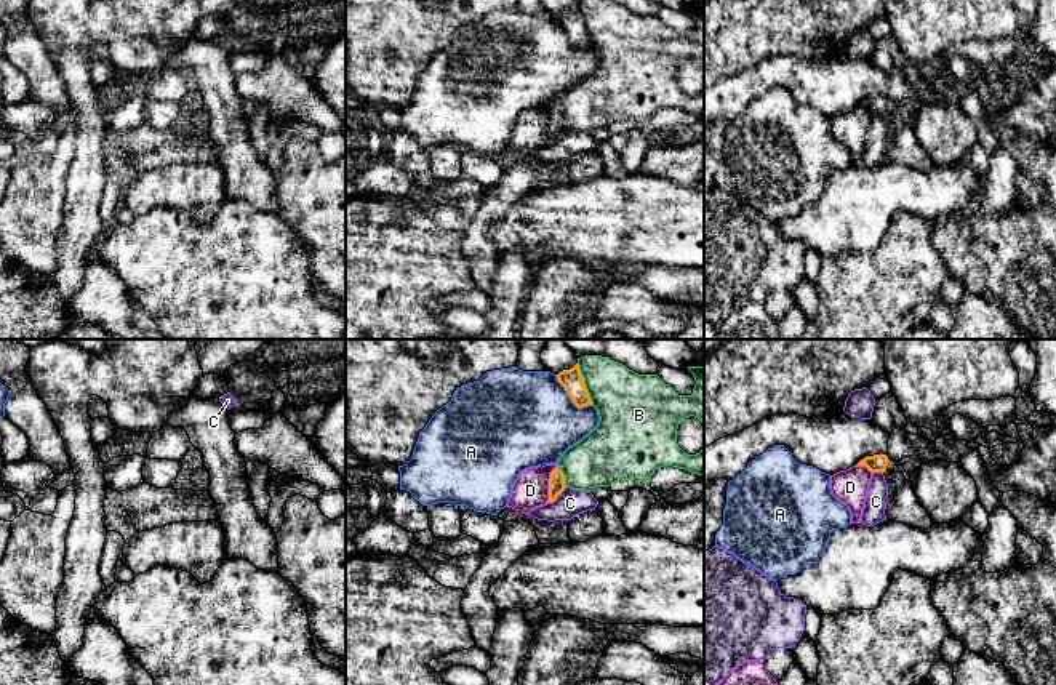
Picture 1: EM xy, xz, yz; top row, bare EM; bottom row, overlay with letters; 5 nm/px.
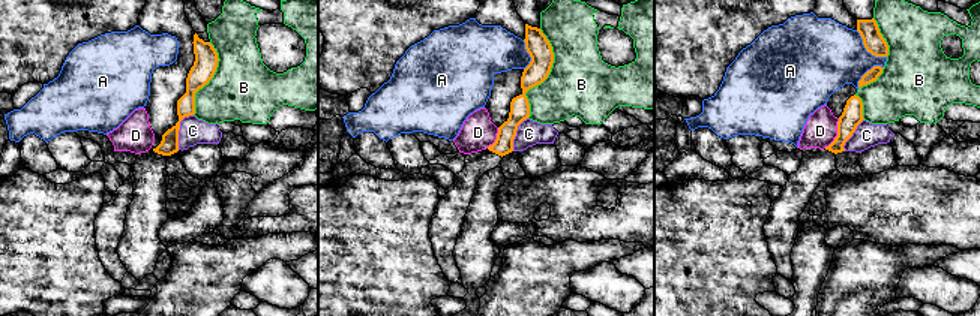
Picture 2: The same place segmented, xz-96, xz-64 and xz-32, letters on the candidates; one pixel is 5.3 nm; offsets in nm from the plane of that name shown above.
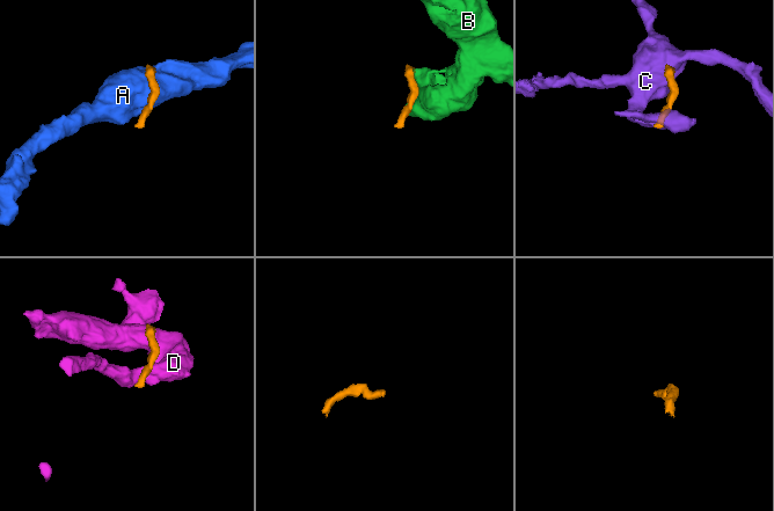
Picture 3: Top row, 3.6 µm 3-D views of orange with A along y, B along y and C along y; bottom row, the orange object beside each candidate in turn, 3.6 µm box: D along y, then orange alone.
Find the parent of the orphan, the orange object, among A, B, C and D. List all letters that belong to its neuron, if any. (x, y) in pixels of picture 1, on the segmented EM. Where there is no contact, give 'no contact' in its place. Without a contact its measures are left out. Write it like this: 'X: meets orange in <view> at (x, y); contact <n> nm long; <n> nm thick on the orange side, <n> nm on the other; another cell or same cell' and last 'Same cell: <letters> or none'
A: meets orange in xz at (570, 396); contact 240 nm long; 110 nm thick on the orange side, 480 nm on the other; another cell
B: meets orange in xz at (584, 384); contact 220 nm long; 110 nm thick on the orange side, 320 nm on the other; another cell
C: meets orange in xz at (557, 495); contact 130 nm long; 80 nm thick on the orange side, 140 nm on the other; another cell
D: meets orange in xz at (549, 484); contact 190 nm long; 80 nm thick on the orange side, 180 nm on the other; another cell
Same cell: none

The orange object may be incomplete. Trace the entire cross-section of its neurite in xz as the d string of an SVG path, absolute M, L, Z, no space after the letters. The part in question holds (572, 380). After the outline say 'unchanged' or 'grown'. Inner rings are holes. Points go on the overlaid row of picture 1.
M578 363L570 370L560 371L557 375L557 379L565 387L565 391L578 408L592 405Z; unchanged

